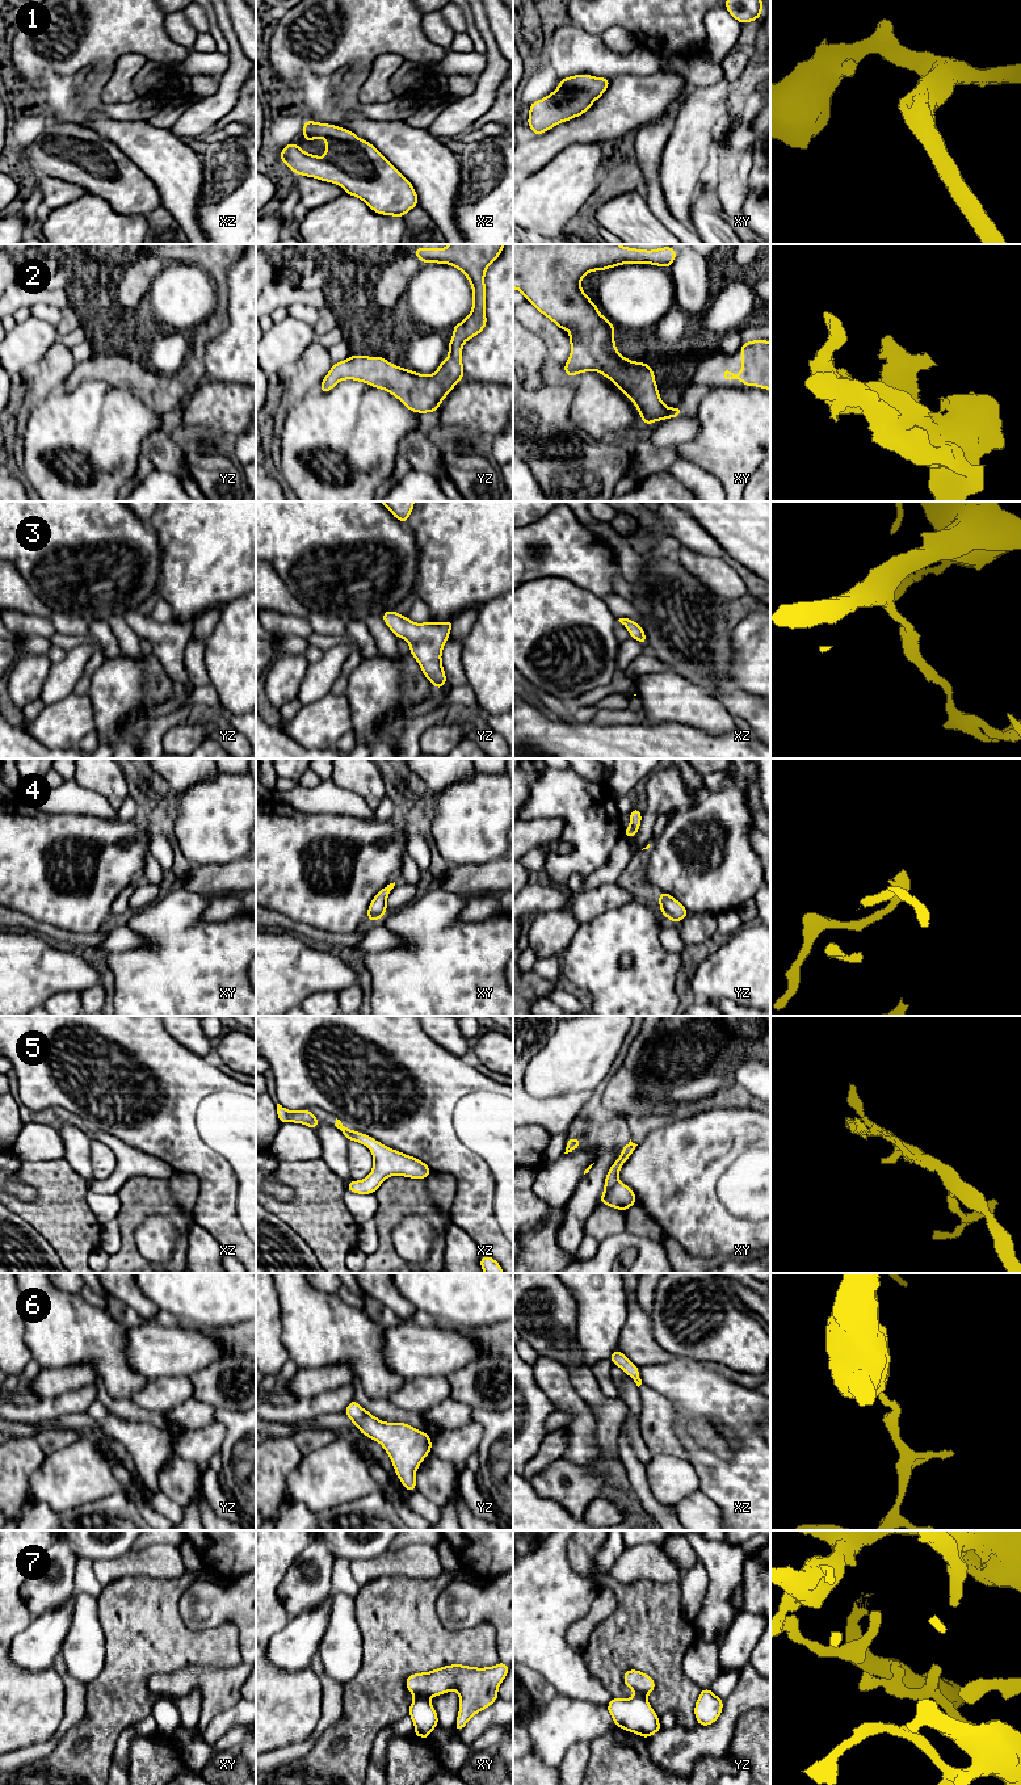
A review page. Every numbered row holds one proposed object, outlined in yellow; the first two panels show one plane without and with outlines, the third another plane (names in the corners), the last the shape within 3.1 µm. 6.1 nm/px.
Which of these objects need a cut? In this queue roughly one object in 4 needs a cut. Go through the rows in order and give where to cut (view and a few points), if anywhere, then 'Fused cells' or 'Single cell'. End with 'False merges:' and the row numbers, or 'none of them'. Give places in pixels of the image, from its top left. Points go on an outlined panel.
1: No split. Single cell
2: No split. Single cell
3: No split. Single cell
4: No split. Single cell
5: No split. Single cell
6: No split. Single cell
7: Split along xy (428, 1696), (415, 1697). Fused cells
False merges: 7

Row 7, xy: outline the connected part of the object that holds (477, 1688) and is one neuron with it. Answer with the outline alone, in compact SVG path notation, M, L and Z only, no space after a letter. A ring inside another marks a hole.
M503 1662L484 1668L450 1664L409 1675L406 1688L415 1697L436 1697L455 1690L459 1696L459 1713L454 1729L459 1732L475 1714L499 1698L499 1687L508 1672L509 1666Z

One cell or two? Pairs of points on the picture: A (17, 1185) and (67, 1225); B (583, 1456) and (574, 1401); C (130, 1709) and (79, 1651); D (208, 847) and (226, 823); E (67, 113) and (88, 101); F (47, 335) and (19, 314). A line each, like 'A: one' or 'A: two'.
A: two
B: one
C: two
D: one
E: one
F: two

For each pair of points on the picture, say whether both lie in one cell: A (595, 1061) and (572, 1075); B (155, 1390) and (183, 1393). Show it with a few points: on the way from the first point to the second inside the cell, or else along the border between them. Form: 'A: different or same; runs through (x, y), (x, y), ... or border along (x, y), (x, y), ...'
A: same; runs through (589, 1061), (578, 1070)
B: same; runs through (162, 1391), (176, 1391)

